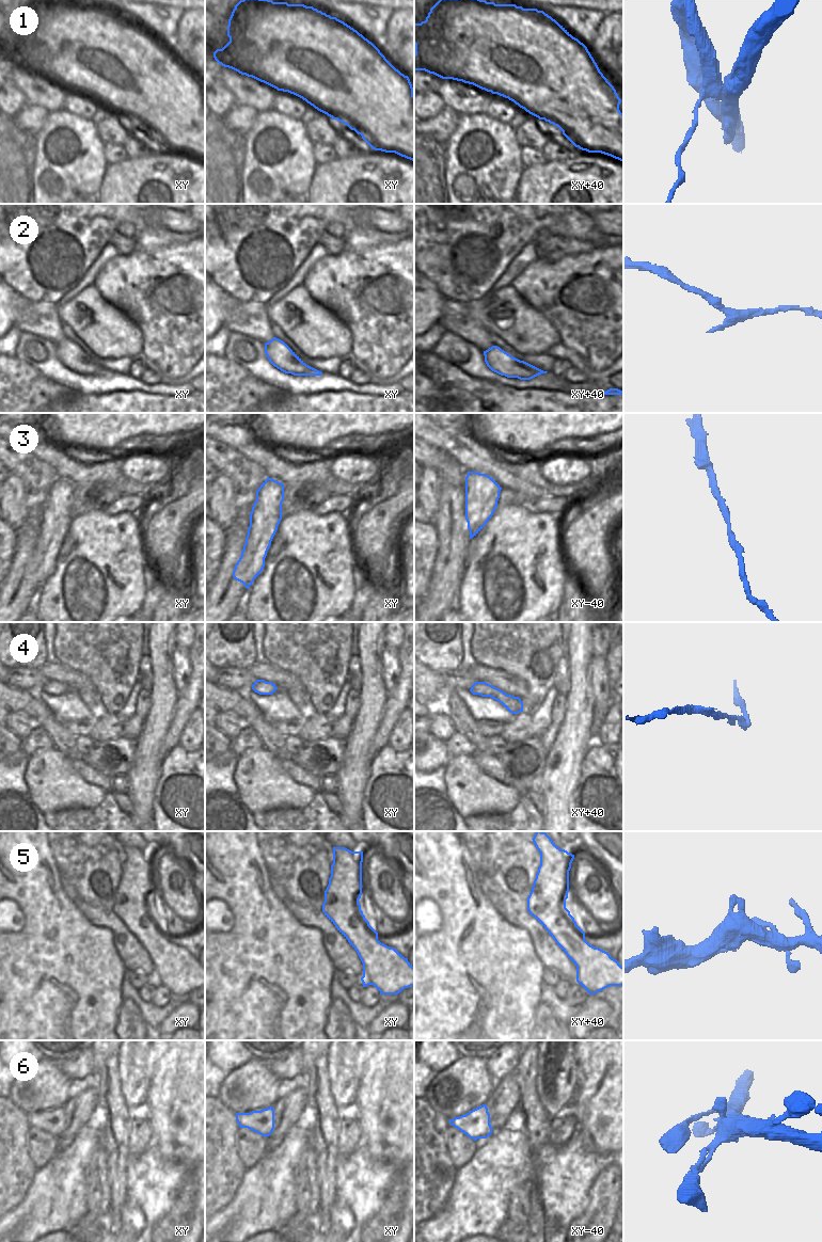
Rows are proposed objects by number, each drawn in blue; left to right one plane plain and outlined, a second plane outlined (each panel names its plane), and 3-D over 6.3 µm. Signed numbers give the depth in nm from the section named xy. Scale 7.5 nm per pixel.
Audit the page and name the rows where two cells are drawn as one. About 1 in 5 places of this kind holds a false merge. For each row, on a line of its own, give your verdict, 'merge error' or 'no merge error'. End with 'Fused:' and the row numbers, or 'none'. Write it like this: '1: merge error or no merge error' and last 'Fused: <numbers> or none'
1: merge error
2: no merge error
3: no merge error
4: no merge error
5: no merge error
6: no merge error
Fused: 1

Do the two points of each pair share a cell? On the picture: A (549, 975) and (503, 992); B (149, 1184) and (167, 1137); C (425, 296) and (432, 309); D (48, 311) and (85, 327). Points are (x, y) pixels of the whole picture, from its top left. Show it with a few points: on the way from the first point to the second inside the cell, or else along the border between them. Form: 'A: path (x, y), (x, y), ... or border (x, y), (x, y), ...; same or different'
A: border (544, 967), (541, 973), (541, 981); different
B: border (152, 1145), (162, 1157), (184, 1164); different
C: path (425, 299), (429, 306); same
D: border (57, 305), (57, 316), (62, 322); different

